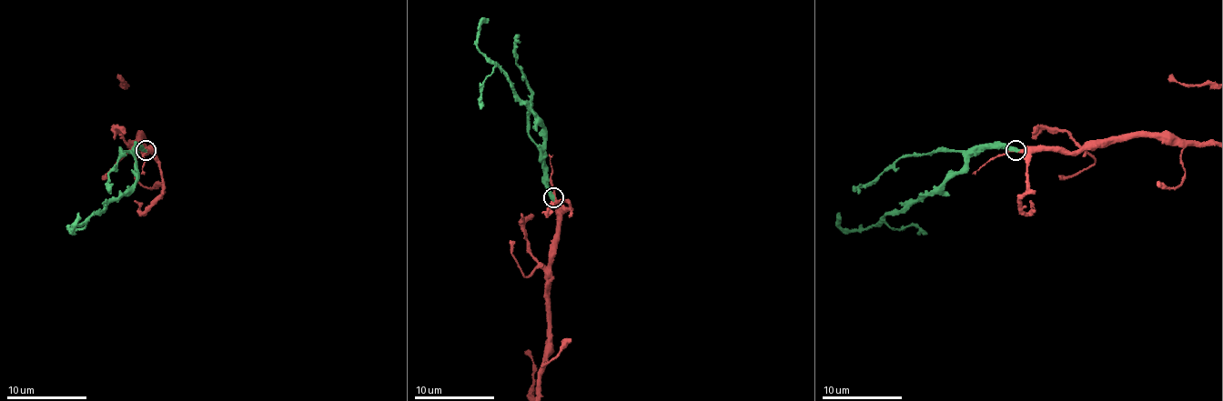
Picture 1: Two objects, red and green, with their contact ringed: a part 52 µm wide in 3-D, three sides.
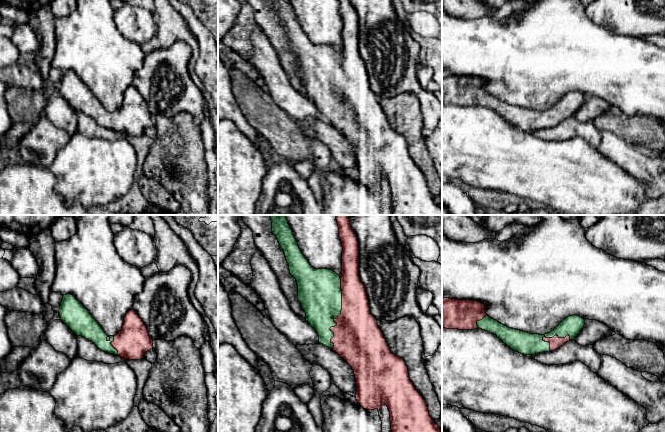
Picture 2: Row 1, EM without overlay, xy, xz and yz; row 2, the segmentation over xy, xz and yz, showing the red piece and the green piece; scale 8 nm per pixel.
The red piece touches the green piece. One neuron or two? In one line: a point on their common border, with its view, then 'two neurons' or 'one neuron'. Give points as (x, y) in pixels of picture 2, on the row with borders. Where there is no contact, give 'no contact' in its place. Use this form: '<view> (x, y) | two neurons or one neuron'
xz (340, 314) | one neuron

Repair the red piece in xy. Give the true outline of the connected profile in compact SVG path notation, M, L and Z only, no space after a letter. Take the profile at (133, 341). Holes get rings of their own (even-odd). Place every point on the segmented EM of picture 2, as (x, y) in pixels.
M71 294L63 296L59 315L77 336L125 360L143 359L145 353L153 348L153 340L144 322L133 309L127 312L121 331L115 336L108 336L89 311Z

